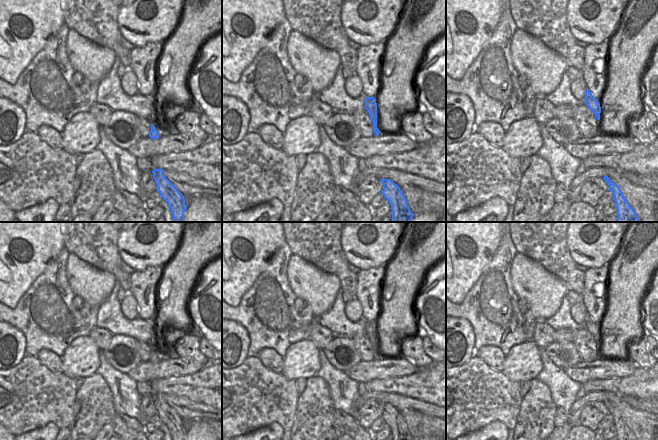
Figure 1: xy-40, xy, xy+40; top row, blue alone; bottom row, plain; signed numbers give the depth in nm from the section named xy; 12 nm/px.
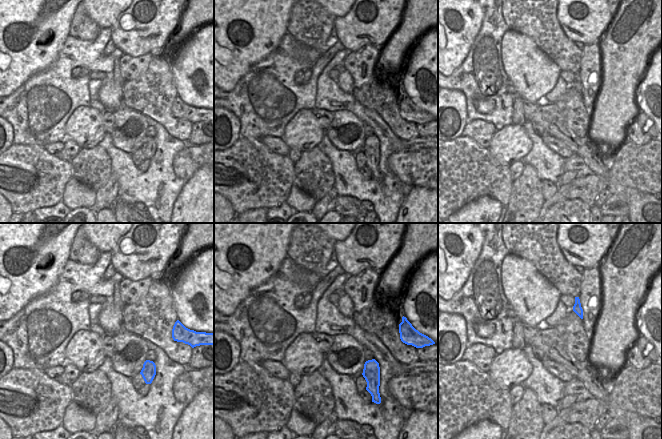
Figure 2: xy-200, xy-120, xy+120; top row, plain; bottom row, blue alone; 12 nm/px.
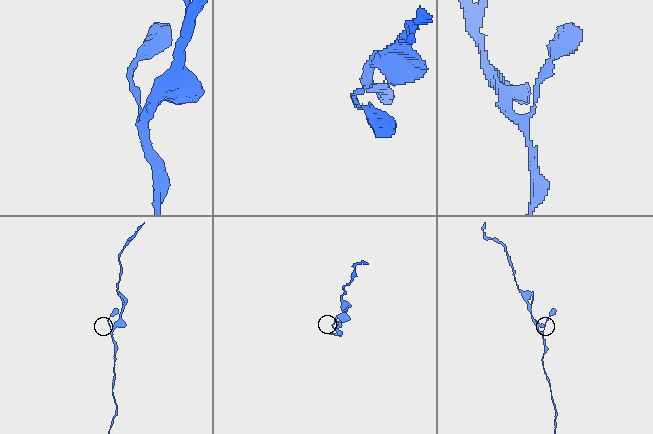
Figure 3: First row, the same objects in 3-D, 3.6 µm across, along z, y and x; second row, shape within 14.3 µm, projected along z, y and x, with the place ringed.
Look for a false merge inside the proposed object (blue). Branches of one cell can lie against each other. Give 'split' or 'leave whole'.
leave whole

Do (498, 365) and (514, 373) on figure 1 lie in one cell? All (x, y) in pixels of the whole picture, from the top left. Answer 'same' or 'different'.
different

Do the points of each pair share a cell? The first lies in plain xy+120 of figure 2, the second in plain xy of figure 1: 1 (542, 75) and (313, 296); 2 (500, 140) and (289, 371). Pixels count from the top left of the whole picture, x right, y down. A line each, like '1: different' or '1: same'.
1: same
2: same

